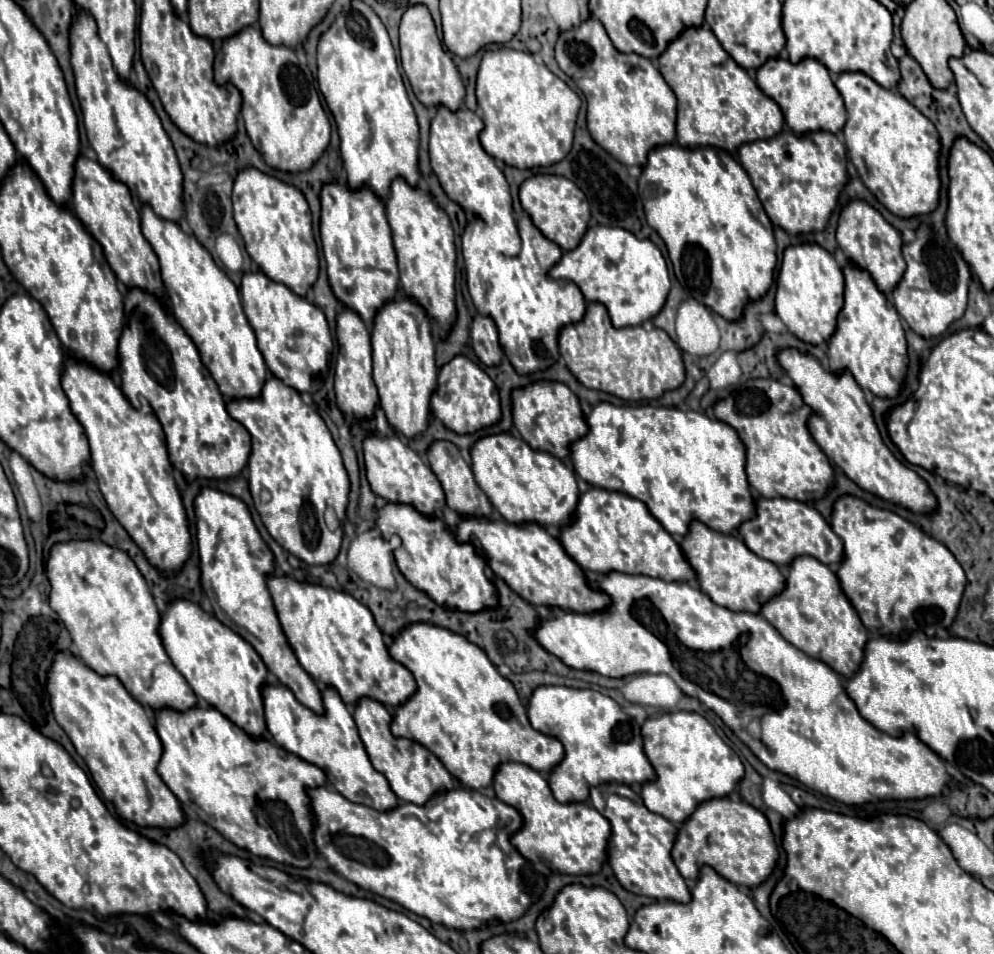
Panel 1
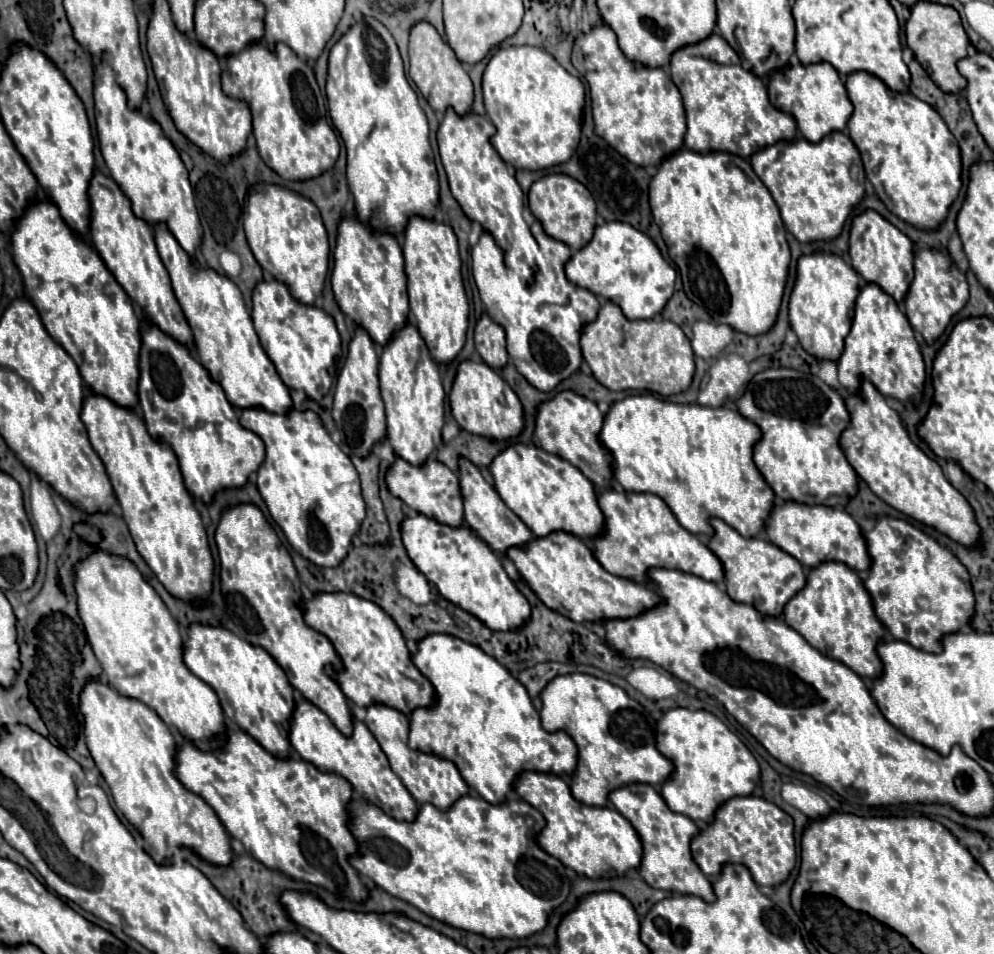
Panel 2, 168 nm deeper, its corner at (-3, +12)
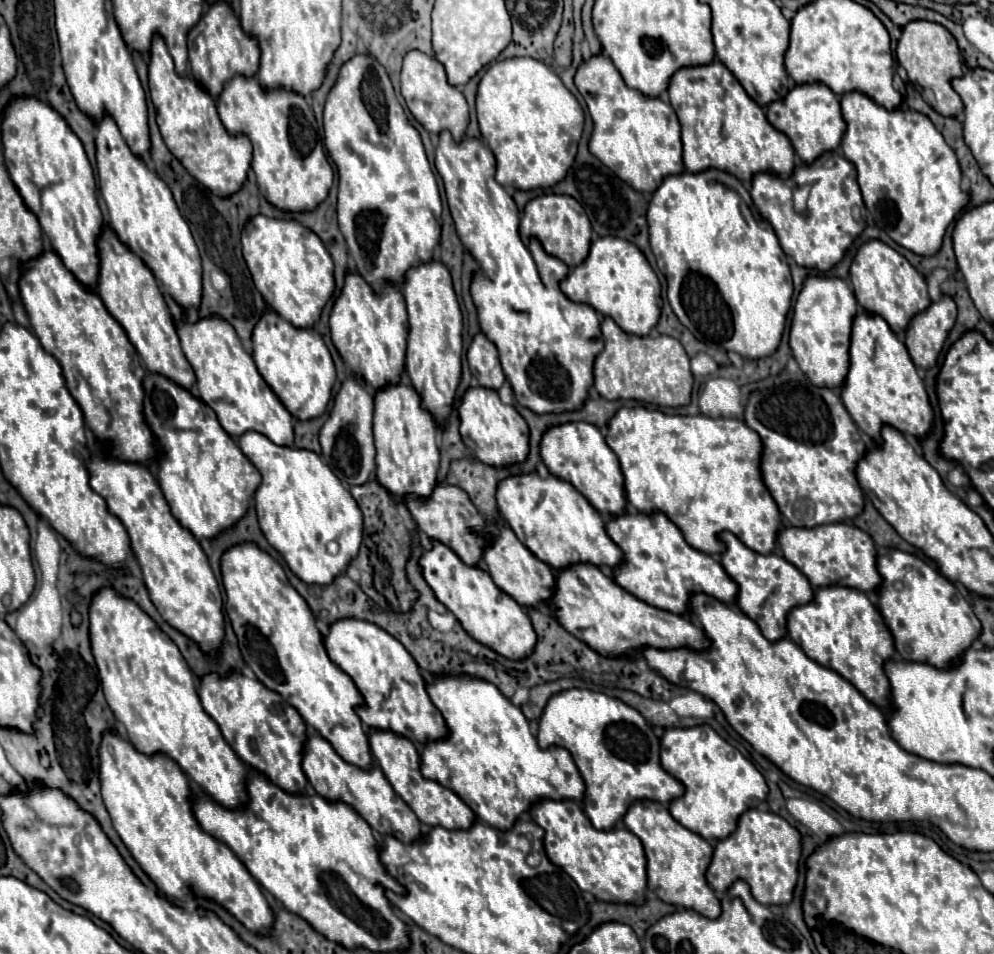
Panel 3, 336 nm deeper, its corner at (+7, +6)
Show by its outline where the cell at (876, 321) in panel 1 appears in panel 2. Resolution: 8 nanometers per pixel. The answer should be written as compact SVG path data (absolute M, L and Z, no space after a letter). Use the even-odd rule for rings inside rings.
M866 283L864 287L860 287L852 317L852 329L838 359L838 379L846 391L858 391L860 377L872 381L882 395L896 397L898 401L918 397L924 389L926 379L924 361L912 325L900 311L900 305L876 283Z

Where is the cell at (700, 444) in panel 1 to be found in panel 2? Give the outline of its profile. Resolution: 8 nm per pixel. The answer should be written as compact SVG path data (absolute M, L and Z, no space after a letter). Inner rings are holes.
M646 393L646 395L632 395L632 397L626 397L621 401L616 401L610 405L610 411L606 413L606 425L602 425L602 431L600 431L600 443L602 447L606 447L606 451L612 455L612 477L618 485L622 485L626 491L636 491L636 493L654 493L658 495L670 509L672 513L676 515L678 523L688 529L690 533L694 535L712 535L712 527L708 525L708 519L710 517L720 517L722 521L726 521L732 529L736 529L740 535L744 537L754 537L758 535L758 531L764 527L764 521L766 517L770 515L770 509L774 505L774 491L768 487L768 483L764 481L764 477L760 475L760 471L756 469L754 461L752 461L752 447L754 443L760 439L760 429L744 419L738 411L730 411L726 407L704 407L704 405L698 405L698 403L690 403L690 405L682 405L682 403L672 403L666 399L659 399Z

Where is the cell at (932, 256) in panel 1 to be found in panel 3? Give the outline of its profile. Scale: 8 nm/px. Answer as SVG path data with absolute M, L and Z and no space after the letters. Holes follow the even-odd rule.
M946 295L912 319L904 343L916 367L930 369L936 365L954 321L956 303Z

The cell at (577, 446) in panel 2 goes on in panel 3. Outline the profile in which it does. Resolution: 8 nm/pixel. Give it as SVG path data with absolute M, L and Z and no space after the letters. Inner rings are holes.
M564 423L560 427L552 427L542 437L540 455L550 473L580 491L598 513L618 517L626 511L624 475L620 471L618 457L610 451L598 427L590 423Z

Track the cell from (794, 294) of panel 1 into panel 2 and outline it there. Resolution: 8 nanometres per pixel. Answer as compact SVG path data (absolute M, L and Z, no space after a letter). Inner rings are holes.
M810 253L800 255L796 263L796 281L788 301L788 315L800 345L818 359L840 357L844 337L852 325L854 301L860 289L860 275L838 255Z

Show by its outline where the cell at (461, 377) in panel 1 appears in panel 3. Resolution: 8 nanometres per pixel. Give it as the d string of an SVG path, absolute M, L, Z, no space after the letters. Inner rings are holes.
M472 387L466 391L460 405L460 433L462 441L474 451L478 461L490 467L524 463L530 451L530 431L526 421L512 405L504 405L494 389Z

